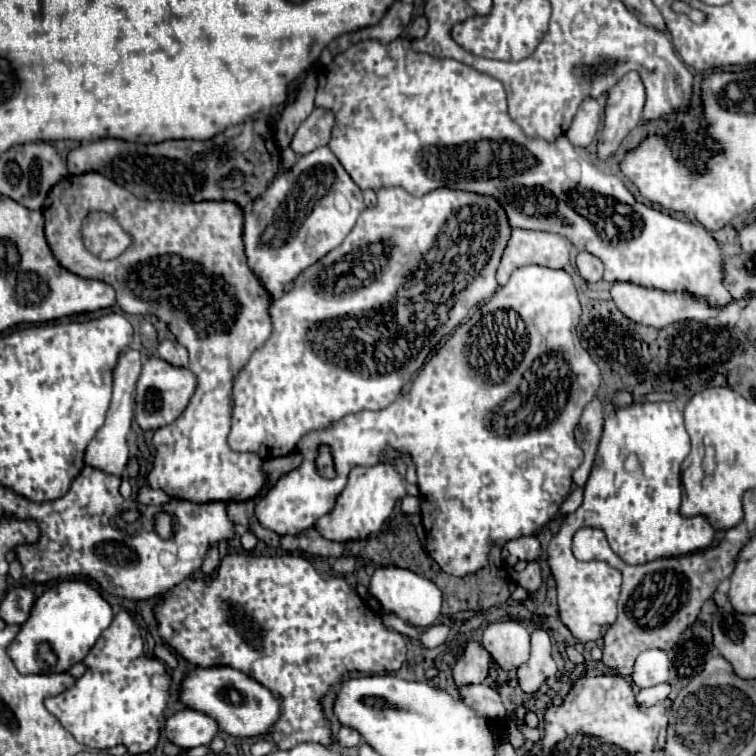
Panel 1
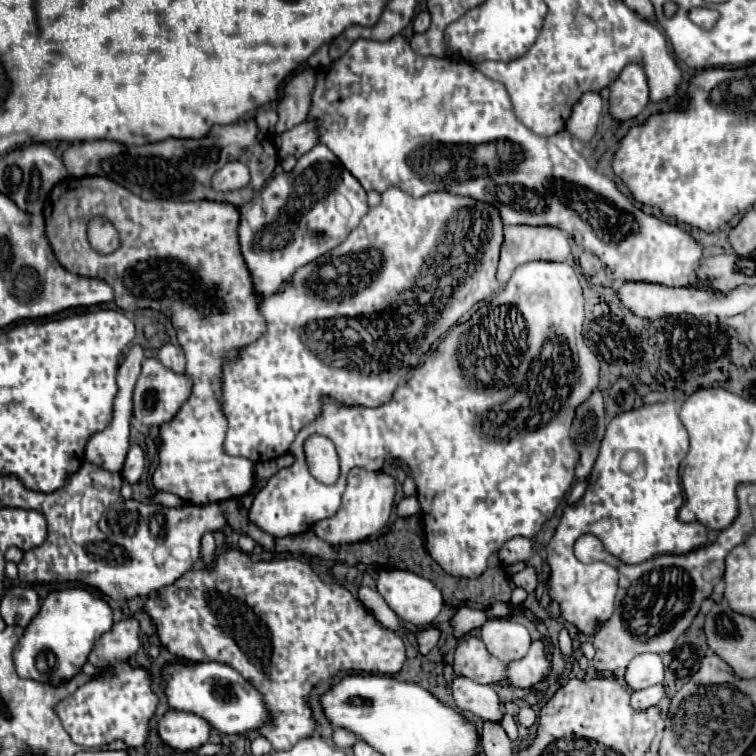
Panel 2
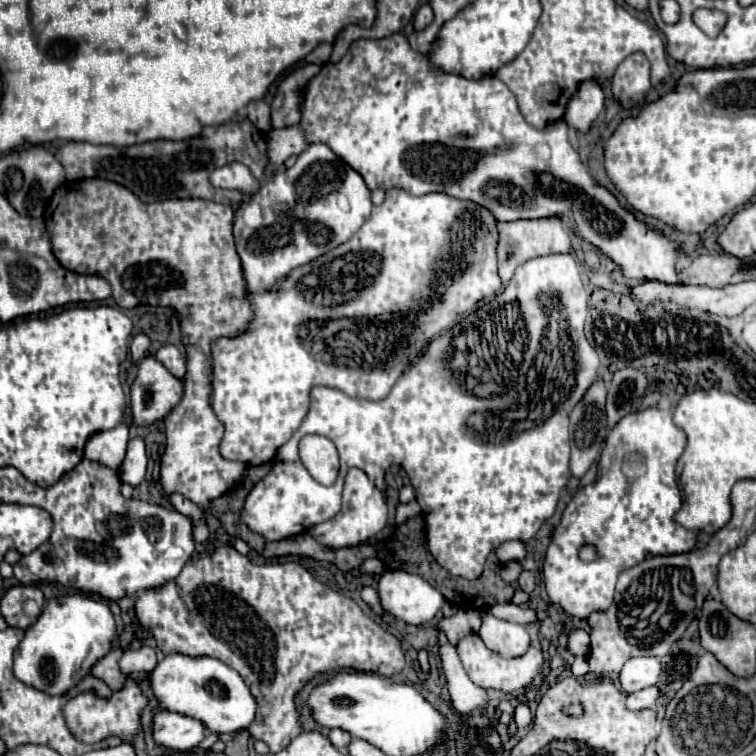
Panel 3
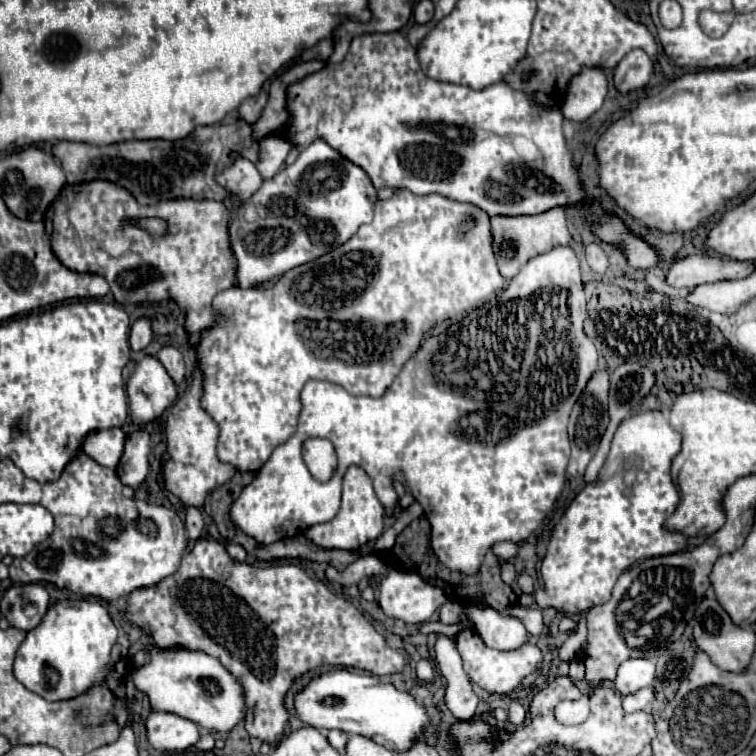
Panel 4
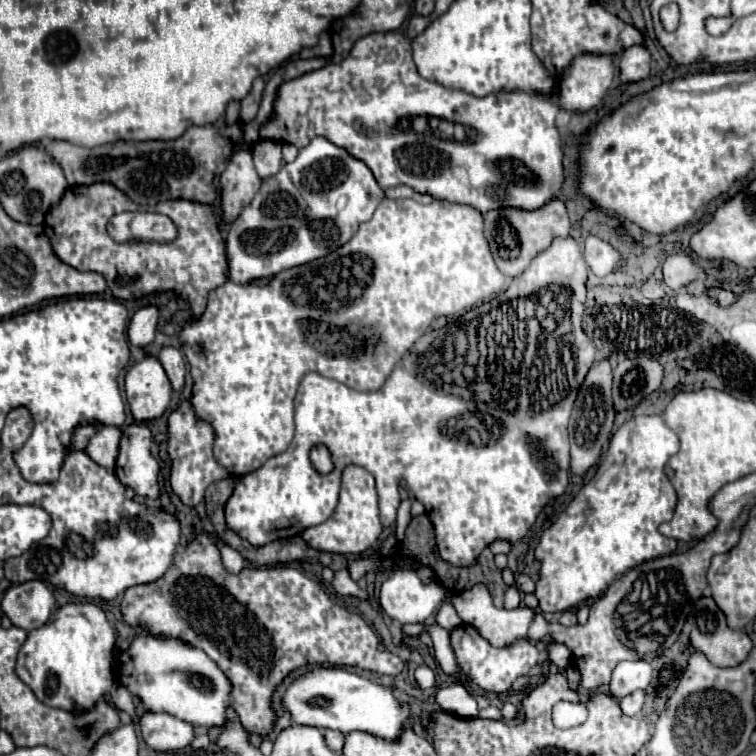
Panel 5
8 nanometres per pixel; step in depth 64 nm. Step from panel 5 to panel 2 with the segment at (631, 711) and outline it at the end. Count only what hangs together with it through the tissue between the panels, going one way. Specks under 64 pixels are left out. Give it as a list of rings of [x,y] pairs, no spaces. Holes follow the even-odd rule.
[[[660,684],[658,686],[650,686],[650,688],[644,688],[644,690],[632,692],[630,706],[634,710],[646,710],[650,706],[656,706],[662,696],[664,696],[664,686],[660,686]]]

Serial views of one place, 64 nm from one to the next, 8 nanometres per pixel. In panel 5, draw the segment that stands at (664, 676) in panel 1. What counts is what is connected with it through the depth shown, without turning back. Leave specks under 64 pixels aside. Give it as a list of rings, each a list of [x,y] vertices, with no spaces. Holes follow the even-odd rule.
[[[646,660],[618,662],[610,678],[610,696],[624,698],[634,690],[644,690],[652,680],[652,666]]]

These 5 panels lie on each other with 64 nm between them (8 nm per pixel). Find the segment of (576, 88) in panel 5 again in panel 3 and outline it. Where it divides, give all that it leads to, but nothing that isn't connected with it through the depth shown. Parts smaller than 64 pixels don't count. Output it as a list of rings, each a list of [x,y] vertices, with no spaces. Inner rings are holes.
[[[594,78],[584,80],[584,82],[580,82],[576,94],[568,100],[564,120],[572,128],[576,128],[580,132],[588,132],[602,108],[604,108],[602,86]]]

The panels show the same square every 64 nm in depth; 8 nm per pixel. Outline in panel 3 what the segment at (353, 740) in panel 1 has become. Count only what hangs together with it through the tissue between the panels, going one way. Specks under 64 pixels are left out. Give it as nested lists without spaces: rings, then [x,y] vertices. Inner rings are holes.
[[[338,728],[330,730],[328,738],[330,738],[330,742],[332,742],[336,748],[346,748],[346,746],[350,744],[350,740],[352,740],[352,736],[350,736],[348,732],[344,732],[344,730],[338,730]]]

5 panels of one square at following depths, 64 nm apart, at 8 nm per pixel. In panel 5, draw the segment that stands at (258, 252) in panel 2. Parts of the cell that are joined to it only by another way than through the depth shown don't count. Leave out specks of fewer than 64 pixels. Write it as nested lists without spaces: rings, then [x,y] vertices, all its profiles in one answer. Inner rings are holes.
[[[324,136],[312,138],[310,144],[298,152],[294,162],[284,164],[278,174],[262,180],[254,200],[230,224],[226,238],[228,278],[236,284],[248,284],[250,280],[270,278],[282,270],[328,256],[354,236],[360,222],[368,222],[372,218],[376,206],[382,200],[384,190],[362,160],[354,158],[346,152],[346,148],[332,144]]]

